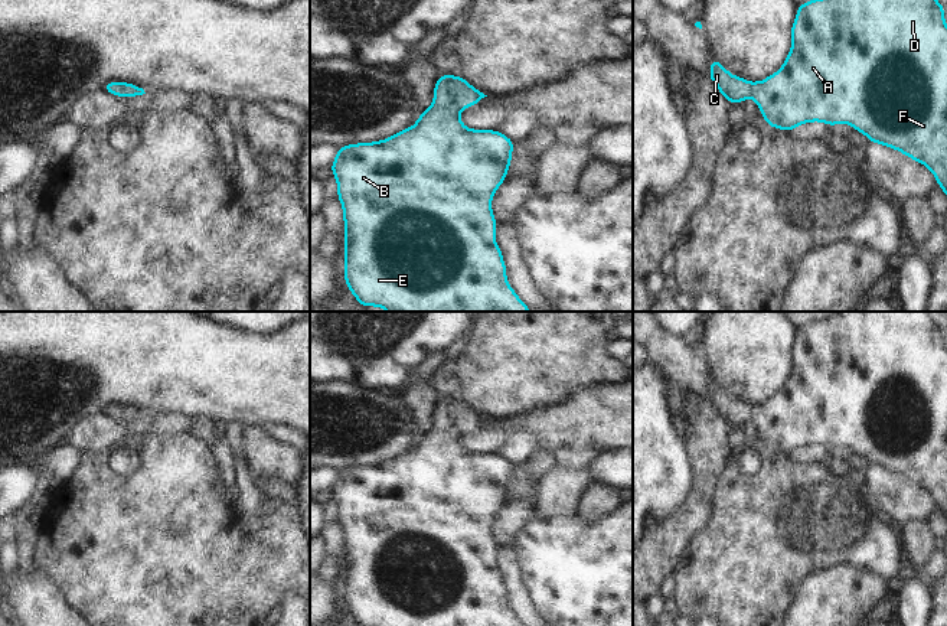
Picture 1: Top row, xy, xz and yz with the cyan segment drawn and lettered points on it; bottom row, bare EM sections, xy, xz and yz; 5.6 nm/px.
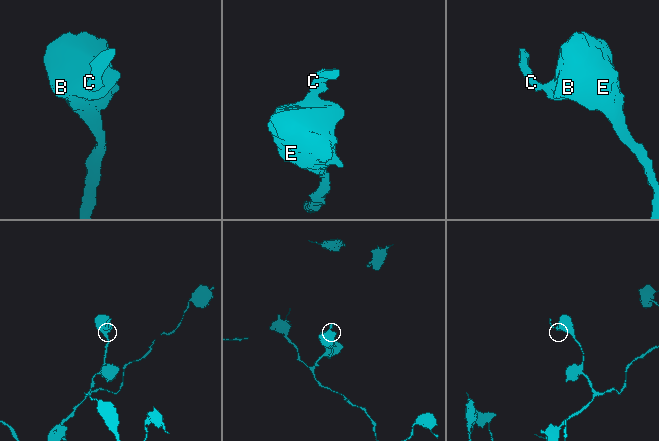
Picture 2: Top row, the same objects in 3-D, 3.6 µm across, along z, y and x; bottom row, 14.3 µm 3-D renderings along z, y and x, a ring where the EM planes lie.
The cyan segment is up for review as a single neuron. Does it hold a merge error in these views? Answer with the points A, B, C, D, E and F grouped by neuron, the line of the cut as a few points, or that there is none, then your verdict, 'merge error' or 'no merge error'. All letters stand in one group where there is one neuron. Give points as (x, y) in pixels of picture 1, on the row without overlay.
A B C D E F | no cut | no merge error

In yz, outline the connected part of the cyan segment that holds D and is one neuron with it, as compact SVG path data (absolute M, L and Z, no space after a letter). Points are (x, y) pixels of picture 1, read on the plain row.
M837 312L824 322L797 330L791 349L791 375L780 394L761 405L732 400L715 381L709 400L729 427L752 420L771 450L794 450L823 444L848 446L881 466L927 489L947 518L947 349L944 330L930 312Z

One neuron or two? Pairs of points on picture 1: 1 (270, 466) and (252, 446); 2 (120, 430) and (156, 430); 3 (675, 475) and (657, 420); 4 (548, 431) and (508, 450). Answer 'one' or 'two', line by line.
1: one
2: two
3: one
4: two

